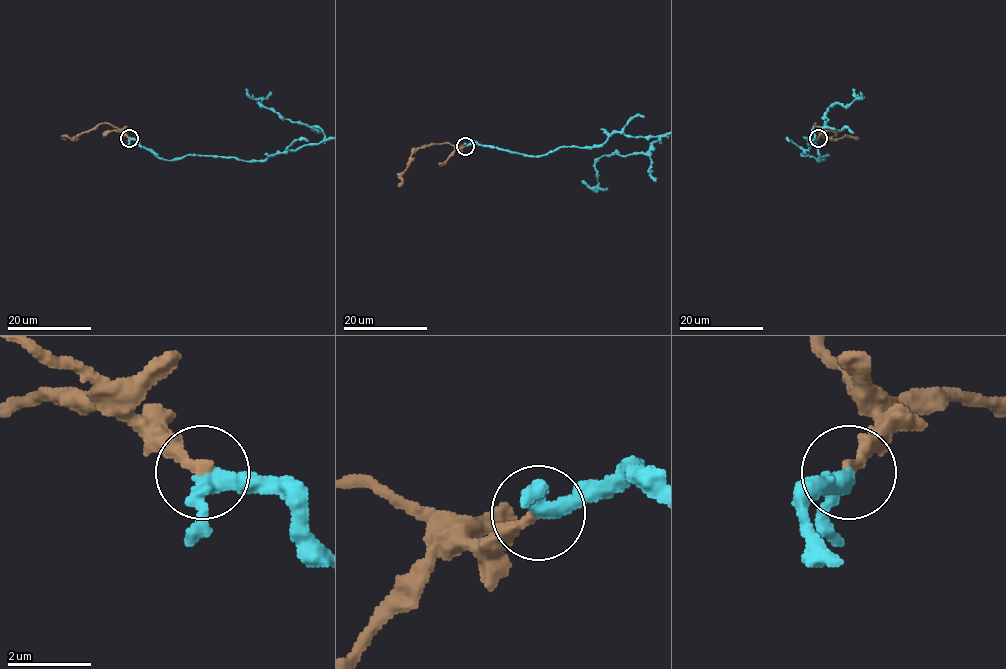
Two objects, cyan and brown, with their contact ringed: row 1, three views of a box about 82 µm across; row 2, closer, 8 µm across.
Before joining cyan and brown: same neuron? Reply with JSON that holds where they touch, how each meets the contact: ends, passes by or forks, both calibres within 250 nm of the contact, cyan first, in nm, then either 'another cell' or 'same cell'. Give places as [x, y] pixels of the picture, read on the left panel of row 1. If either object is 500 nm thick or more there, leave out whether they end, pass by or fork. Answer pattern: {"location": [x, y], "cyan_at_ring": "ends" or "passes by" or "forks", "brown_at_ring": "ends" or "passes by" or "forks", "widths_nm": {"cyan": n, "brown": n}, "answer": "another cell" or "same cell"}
{"location": [129, 138], "cyan_at_ring": "passes by", "brown_at_ring": "ends", "widths_nm": {"cyan": 360, "brown": 300}, "answer": "same cell"}

